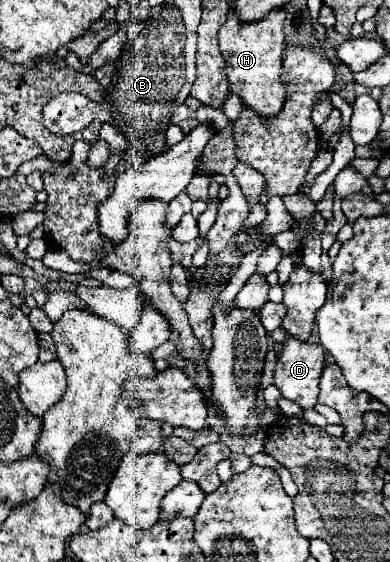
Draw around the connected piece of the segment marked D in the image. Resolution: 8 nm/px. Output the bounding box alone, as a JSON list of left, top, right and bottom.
[274,339,326,409]

